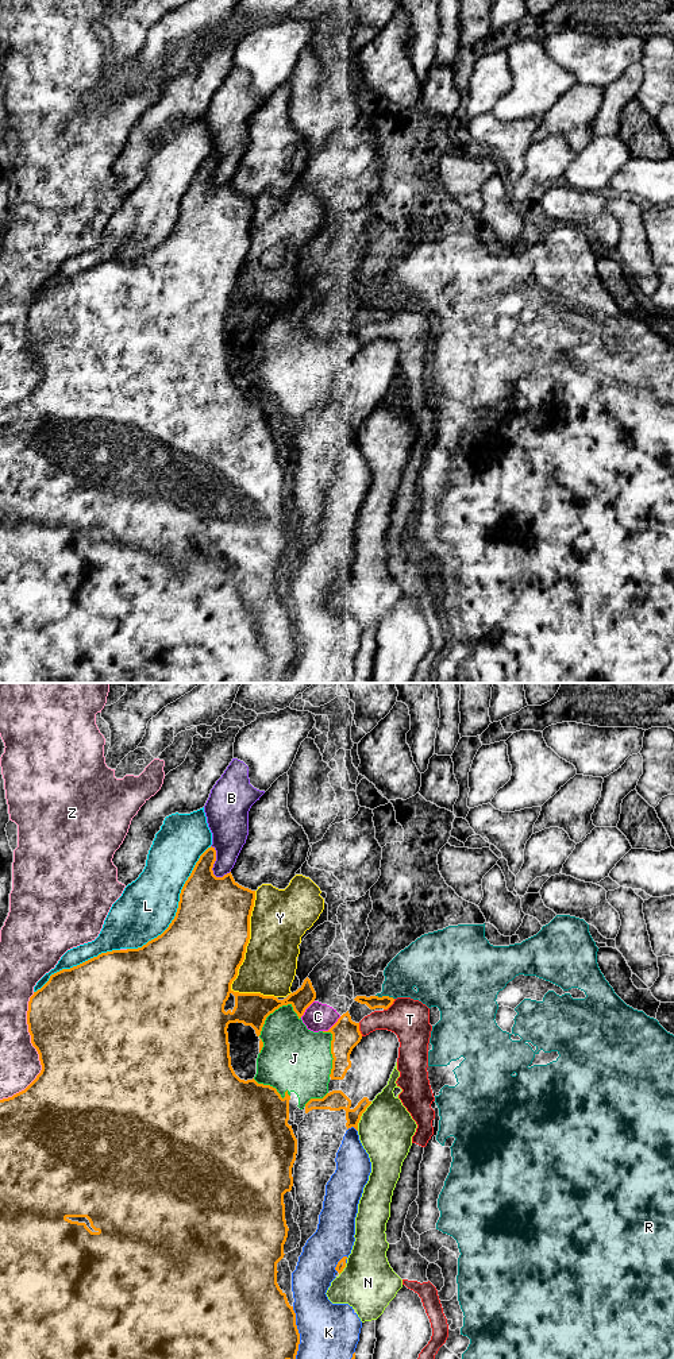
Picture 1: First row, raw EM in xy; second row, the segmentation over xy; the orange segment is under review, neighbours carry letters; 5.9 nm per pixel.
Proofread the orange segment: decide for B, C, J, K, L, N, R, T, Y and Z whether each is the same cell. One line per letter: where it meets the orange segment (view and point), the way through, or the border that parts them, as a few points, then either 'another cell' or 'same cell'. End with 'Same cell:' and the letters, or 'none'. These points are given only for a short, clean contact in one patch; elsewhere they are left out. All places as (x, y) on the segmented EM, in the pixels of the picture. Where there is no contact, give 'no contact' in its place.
B: meets orange in xy at (214, 863); another cell
C: meets orange in xy at (332, 1026); another cell
J: meets orange in xy at (264, 1023); another cell
K: meets orange in xy at (297, 1332); another cell
L: meets orange in xy at (178, 906); another cell
N: meets orange in xy at (361, 1115); another cell
R: meets orange in xy at (385, 996); another cell
T: meets orange in xy at (389, 1006); another cell
Y: meets orange in xy at (242, 961); another cell
Z: meets orange in xy at (38, 1053); another cell
Same cell: none

